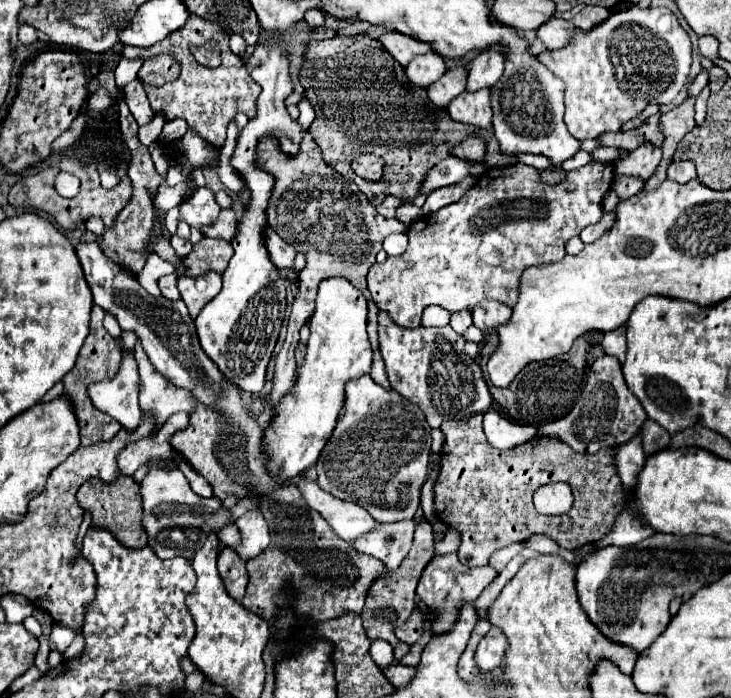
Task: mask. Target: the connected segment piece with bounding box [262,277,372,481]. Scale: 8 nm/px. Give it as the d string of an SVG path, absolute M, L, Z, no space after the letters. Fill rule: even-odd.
M330 277L320 283L316 311L310 317L308 325L310 325L310 339L306 343L304 363L296 367L296 373L298 373L296 385L276 405L274 415L266 423L264 437L262 437L262 451L268 457L266 469L278 481L298 477L302 471L306 471L318 461L318 455L324 449L326 441L330 439L336 427L336 421L340 417L340 411L344 407L346 381L356 379L364 373L370 373L370 365L372 365L372 347L366 335L366 297L348 279Z

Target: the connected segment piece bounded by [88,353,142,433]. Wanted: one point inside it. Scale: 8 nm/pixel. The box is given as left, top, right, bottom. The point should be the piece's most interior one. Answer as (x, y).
(118, 397)

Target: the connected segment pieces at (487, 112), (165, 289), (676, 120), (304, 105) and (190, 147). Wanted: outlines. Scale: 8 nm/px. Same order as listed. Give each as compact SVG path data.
M480 89L474 93L460 93L450 105L448 105L448 115L454 121L474 125L478 129L490 127L492 121L492 109L490 109L490 91Z
M164 275L164 277L160 277L160 291L162 291L162 295L166 297L166 299L170 299L170 301L178 301L180 299L180 293L178 293L178 287L176 287L176 275Z
M694 97L686 99L680 107L672 109L670 113L664 113L662 119L660 119L660 127L666 135L666 141L662 145L662 151L664 151L664 159L658 167L658 171L652 175L652 179L646 183L644 191L650 191L650 189L656 189L664 179L666 179L666 167L670 165L672 161L672 155L678 147L678 143L682 141L682 137L696 127L694 123Z
M302 99L302 101L298 103L298 107L300 107L300 119L298 119L298 123L300 123L304 129L308 129L310 123L314 121L314 107L312 107L312 103L310 103L308 99Z
M188 129L186 131L186 135L182 137L182 141L184 141L184 153L186 153L186 157L196 165L196 167L202 167L202 165L206 165L208 161L210 161L210 157L214 155L214 147L210 145L210 143L206 143L196 131L192 131L192 129Z

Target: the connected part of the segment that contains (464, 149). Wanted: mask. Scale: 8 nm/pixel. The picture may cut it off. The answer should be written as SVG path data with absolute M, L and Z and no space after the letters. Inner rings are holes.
M468 137L458 147L452 149L452 155L464 161L482 161L486 153L486 143L480 137Z

